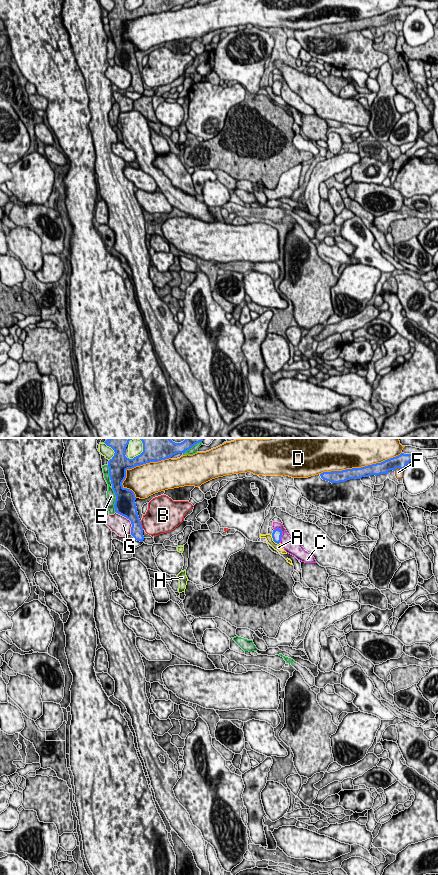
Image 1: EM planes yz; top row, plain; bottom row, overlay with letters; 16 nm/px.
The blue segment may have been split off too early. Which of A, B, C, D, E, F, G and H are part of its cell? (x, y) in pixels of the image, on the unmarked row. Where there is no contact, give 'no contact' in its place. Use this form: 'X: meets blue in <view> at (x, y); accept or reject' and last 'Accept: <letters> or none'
A: meets blue in yz at (273, 92); reject
B: meets blue in yz at (141, 77); reject
C: meets blue in yz at (281, 87); reject
D: meets blue in yz at (361, 19); reject
E: meets blue in yz at (115, 52); reject
F: meets blue in yz at (398, 19); reject
G: meets blue in yz at (129, 71); reject
H: meets blue in yz at (136, 8); reject
Accept: none

